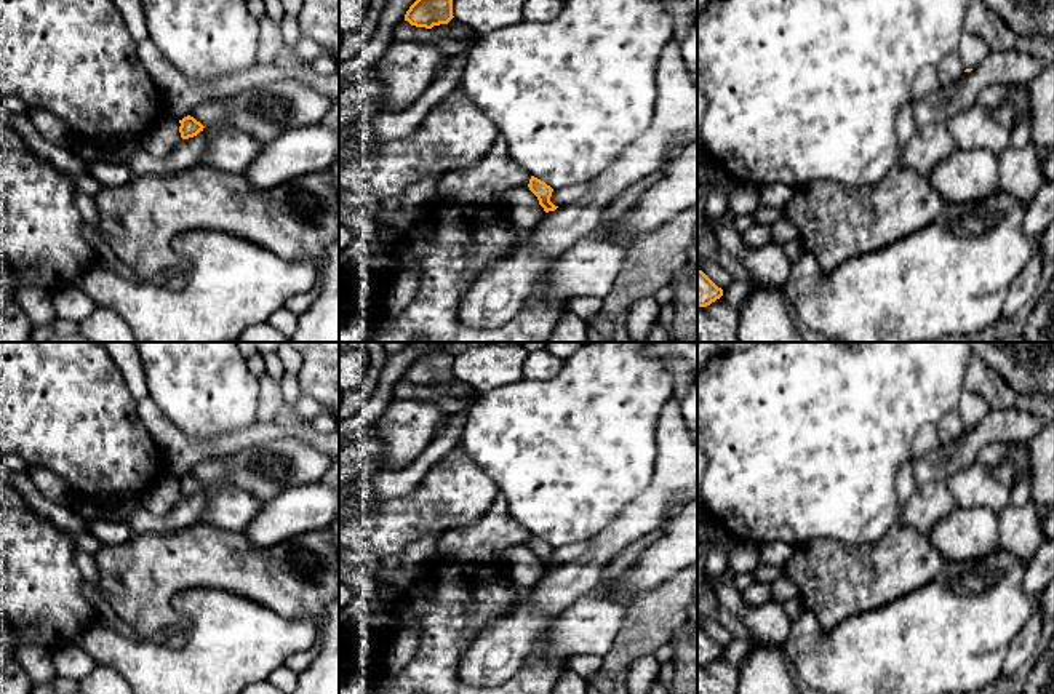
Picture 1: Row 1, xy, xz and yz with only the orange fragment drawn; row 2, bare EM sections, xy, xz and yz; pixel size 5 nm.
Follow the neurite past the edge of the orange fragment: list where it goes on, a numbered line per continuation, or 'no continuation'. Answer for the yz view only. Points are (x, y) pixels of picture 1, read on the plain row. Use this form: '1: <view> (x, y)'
no continuation

